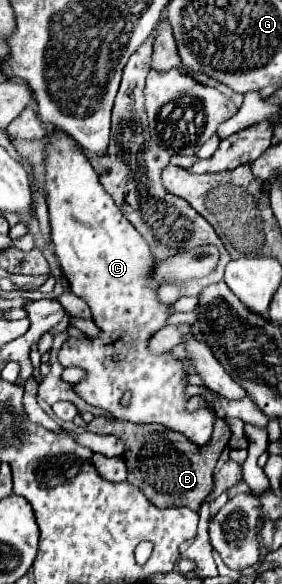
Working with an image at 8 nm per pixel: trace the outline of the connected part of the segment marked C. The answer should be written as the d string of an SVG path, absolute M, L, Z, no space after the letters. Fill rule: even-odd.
M58 129L48 133L48 143L44 147L44 173L46 173L44 183L46 183L46 201L50 213L54 253L60 261L62 273L70 281L72 293L88 303L92 317L102 331L96 339L70 337L60 349L60 363L64 367L82 367L88 373L88 377L76 385L78 395L86 399L90 405L106 409L116 419L132 423L160 423L164 427L184 433L196 445L204 445L210 439L214 415L208 409L186 413L184 403L188 401L188 397L184 397L184 375L186 375L184 365L170 353L162 353L156 357L148 351L148 339L160 327L166 325L166 317L170 315L168 305L156 299L158 283L148 279L150 269L156 261L150 255L148 243L136 233L136 229L126 221L118 205L114 205L114 199L102 189L98 173L90 165L78 141L74 141L68 133ZM124 391L132 393L128 405L122 405Z

